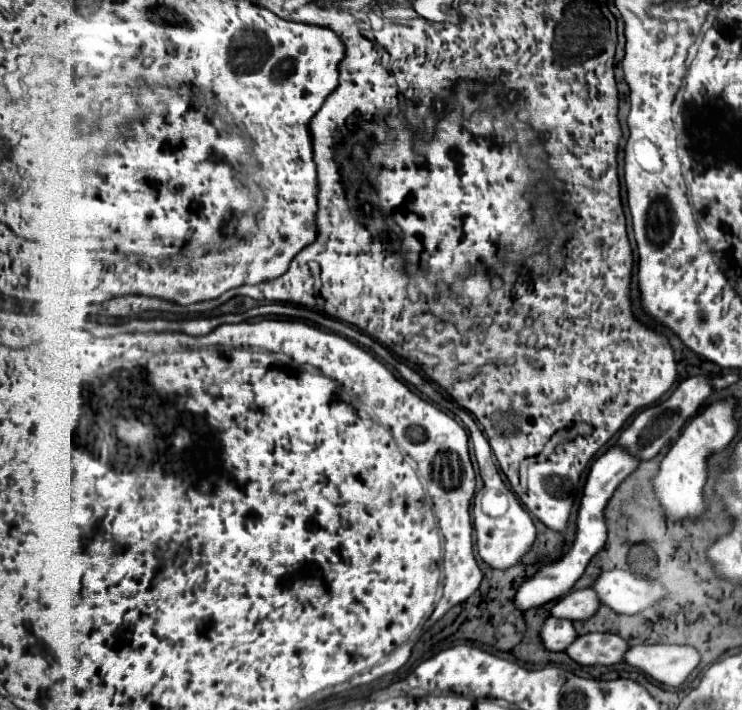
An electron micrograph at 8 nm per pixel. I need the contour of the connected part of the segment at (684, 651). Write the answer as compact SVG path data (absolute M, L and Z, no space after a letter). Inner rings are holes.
M655 644L655 646L631 646L625 654L625 662L643 670L647 676L669 688L681 688L683 682L699 668L701 654L693 646Z

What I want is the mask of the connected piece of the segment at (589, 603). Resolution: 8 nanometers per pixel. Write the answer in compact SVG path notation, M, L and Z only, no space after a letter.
M591 588L571 590L551 608L551 614L555 618L567 618L567 620L589 620L597 614L599 606L601 600L597 600L597 594Z

